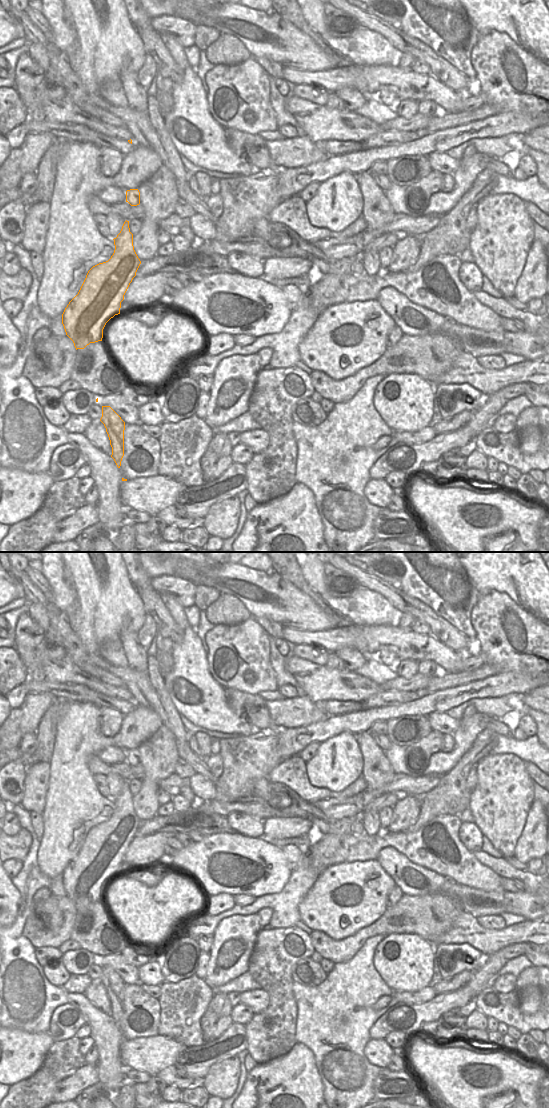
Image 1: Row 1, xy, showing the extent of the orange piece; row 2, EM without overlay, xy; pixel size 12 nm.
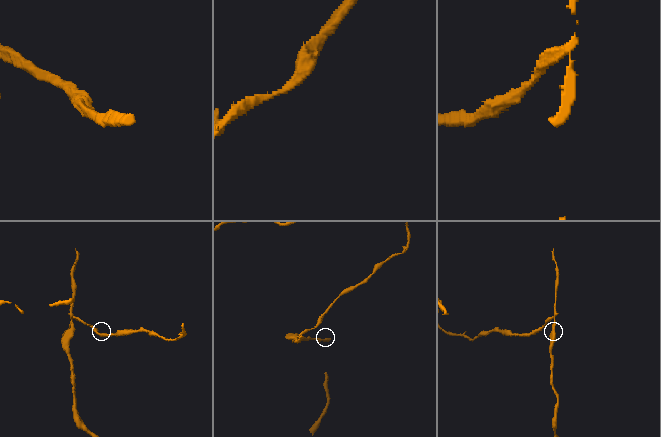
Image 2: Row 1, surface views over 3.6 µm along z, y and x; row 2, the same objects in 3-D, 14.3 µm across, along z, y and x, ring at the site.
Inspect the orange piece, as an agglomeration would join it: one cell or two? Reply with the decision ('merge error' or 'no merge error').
merge error

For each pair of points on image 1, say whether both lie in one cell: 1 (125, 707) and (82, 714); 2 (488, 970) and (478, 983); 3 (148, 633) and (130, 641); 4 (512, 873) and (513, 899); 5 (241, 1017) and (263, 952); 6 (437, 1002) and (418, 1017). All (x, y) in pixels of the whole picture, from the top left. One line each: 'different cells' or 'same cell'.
1: different cells
2: same cell
3: different cells
4: different cells
5: different cells
6: same cell

